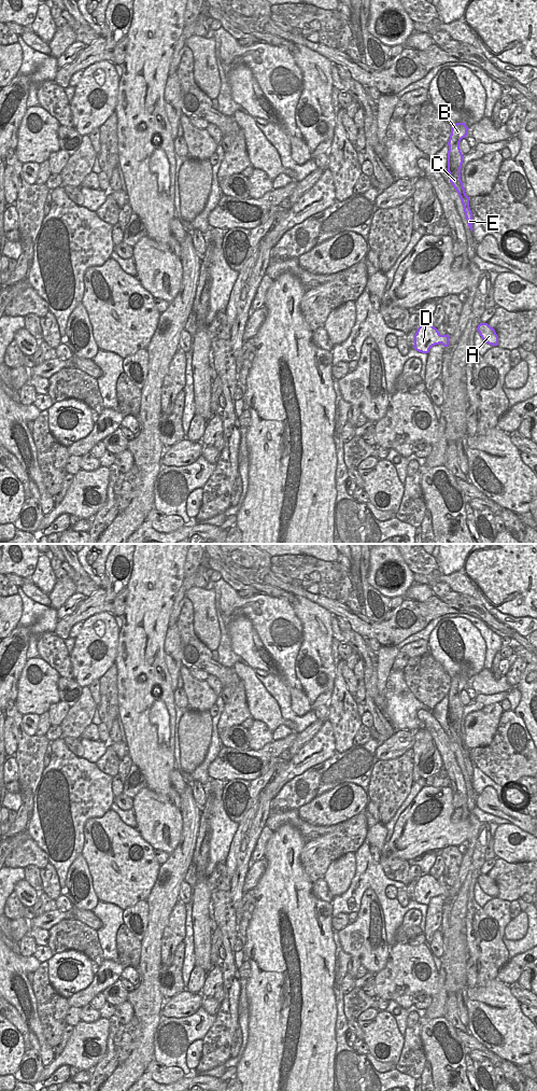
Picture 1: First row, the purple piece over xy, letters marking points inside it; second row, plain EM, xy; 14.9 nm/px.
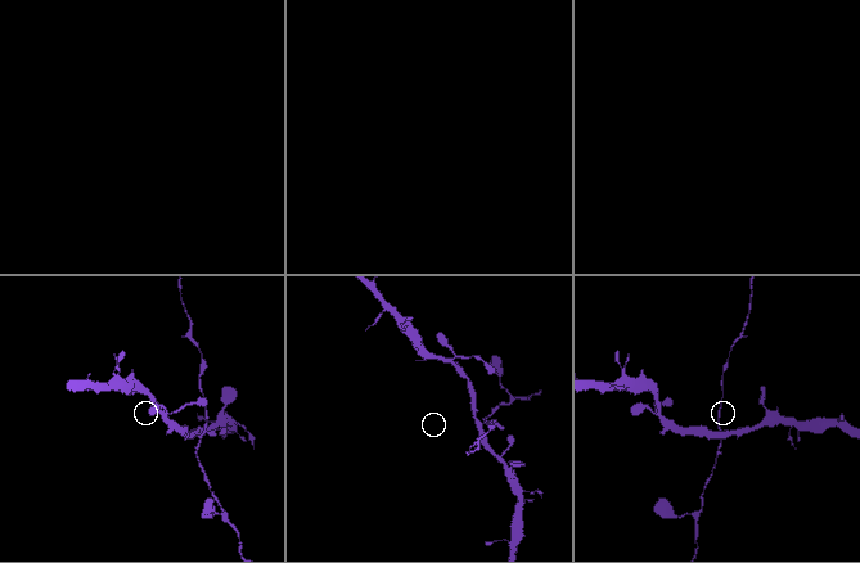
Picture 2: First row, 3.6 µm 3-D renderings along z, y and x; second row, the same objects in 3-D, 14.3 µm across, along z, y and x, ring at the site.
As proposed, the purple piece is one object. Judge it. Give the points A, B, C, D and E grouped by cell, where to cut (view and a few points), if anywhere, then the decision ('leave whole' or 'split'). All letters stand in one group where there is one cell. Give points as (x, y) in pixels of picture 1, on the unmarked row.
groups A B C E / D; cut xy (449, 887), (441, 895); split

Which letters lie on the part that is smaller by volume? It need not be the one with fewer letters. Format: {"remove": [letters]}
{"remove": ["A", "B", "C", "E"]}

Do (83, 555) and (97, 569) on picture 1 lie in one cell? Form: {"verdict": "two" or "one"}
{"verdict": "one"}

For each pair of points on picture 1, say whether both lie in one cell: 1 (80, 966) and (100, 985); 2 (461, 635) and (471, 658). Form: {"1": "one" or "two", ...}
{"1": "two", "2": "one"}

